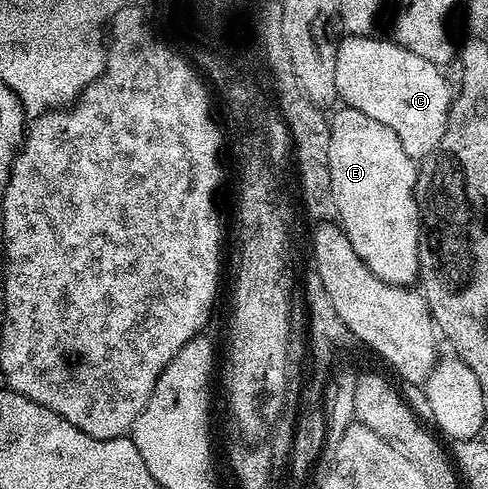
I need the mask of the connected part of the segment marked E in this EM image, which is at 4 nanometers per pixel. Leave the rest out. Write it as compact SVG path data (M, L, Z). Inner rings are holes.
M350 106L341 108L337 115L332 115L329 131L331 188L337 205L336 217L341 229L351 240L351 248L359 252L363 264L367 264L367 268L371 268L371 272L375 272L379 280L390 282L393 286L412 287L417 282L417 253L421 250L423 241L423 227L415 193L418 163L411 156L407 156L399 136L391 132L391 128L387 128L387 124L379 124L379 120L371 120L367 112L359 112Z

